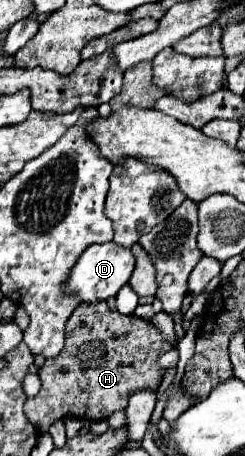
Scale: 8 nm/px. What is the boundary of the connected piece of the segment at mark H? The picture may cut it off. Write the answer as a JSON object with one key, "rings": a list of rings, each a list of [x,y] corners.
{"rings":[[[99,302],[95,306],[77,306],[73,314],[67,320],[65,326],[65,346],[55,358],[47,358],[45,364],[39,370],[41,378],[41,390],[37,396],[27,398],[25,402],[25,414],[27,418],[37,426],[39,432],[47,432],[49,426],[61,418],[73,416],[83,420],[103,420],[111,414],[125,410],[127,398],[139,390],[157,390],[163,378],[163,368],[159,366],[159,358],[163,352],[171,350],[171,344],[163,340],[159,330],[135,316],[123,316],[117,310],[111,310],[107,302]]]}

